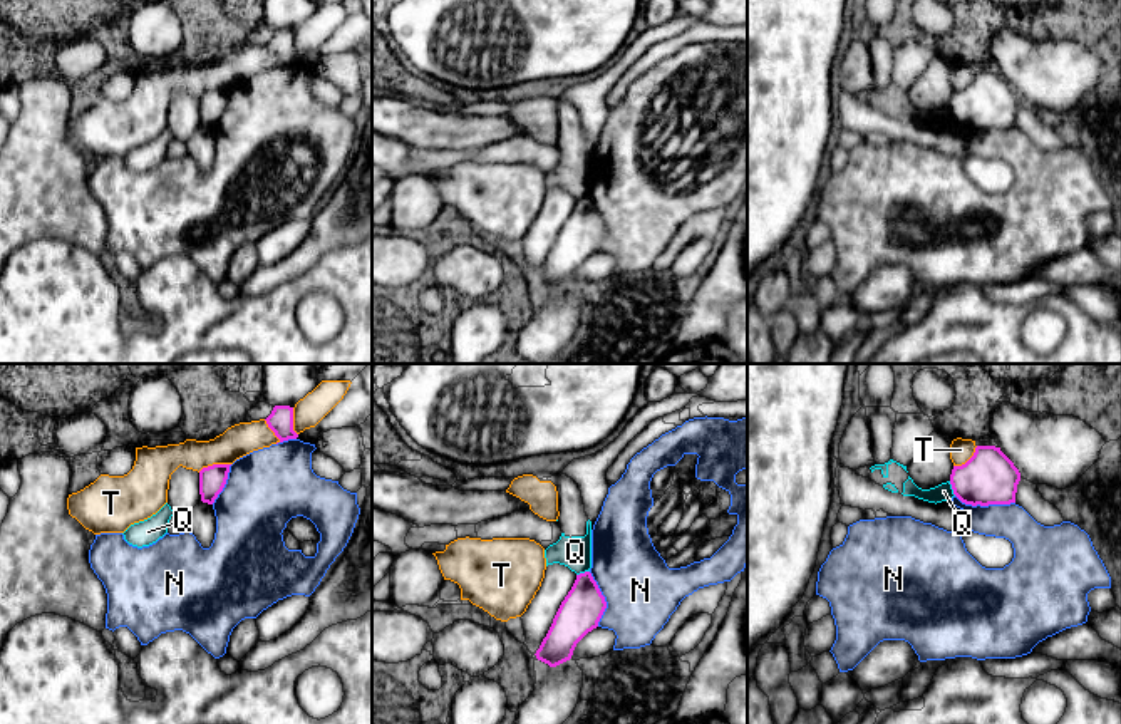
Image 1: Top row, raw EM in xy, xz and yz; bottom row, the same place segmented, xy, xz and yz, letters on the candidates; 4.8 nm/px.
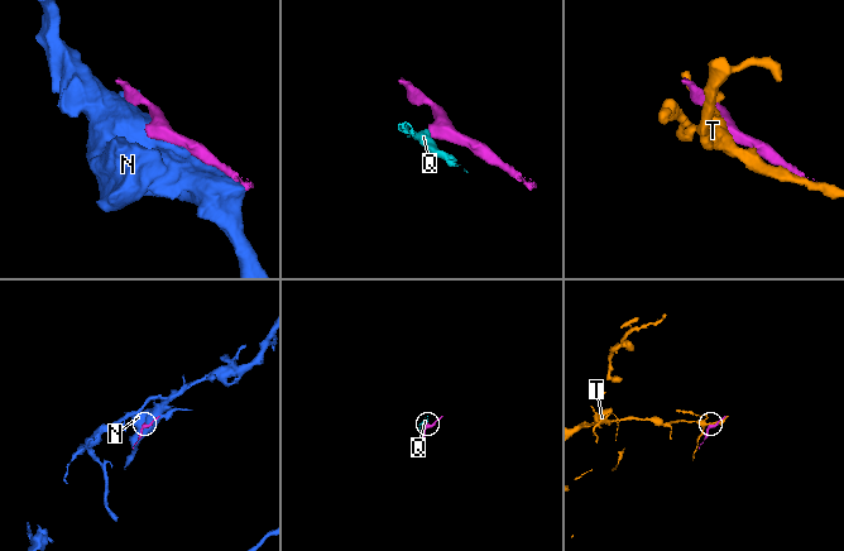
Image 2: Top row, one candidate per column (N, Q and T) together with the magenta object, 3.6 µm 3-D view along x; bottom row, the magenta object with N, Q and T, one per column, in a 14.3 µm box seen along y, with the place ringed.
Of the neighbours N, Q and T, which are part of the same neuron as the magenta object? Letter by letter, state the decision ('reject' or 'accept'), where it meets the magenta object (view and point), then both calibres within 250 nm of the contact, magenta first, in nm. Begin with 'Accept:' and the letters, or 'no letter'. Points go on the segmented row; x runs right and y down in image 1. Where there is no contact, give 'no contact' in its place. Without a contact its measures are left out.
Accept: no letter
N: reject | yz (986, 505) | 260/170 nm
Q: reject | yz (952, 488) | 260/90 nm
T: reject | xy (213, 465) | 130/160 nm

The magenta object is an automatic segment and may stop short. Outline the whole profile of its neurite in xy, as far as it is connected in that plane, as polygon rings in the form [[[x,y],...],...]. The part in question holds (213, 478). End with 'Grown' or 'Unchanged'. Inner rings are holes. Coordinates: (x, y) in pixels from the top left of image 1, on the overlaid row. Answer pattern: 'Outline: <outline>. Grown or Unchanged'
Outline: [[[213,464],[199,471],[199,494],[201,501],[213,504],[223,491],[231,464]]]. Unchanged

